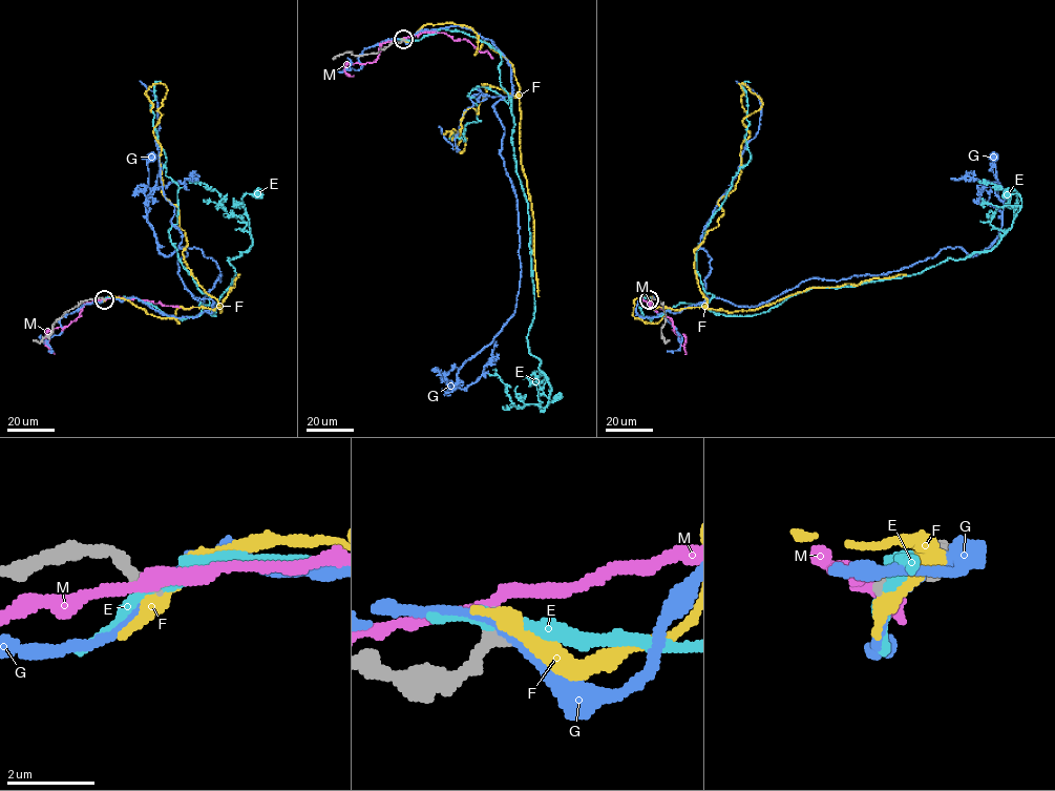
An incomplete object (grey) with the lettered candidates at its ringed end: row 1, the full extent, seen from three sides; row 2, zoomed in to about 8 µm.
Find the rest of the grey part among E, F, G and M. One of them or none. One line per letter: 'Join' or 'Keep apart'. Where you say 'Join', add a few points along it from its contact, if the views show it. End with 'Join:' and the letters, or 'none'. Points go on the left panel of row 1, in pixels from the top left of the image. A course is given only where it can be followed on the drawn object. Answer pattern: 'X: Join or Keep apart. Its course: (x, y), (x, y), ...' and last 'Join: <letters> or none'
E: Keep apart
F: Keep apart
G: Keep apart
M: Keep apart
Join: none

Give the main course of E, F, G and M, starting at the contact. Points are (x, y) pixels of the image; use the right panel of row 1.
E: (649, 299), (649, 318), (681, 303), (743, 316), (922, 273), (996, 245), (1021, 205), (1007, 193)
F: (649, 299), (635, 317), (705, 304), (694, 250), (762, 105), (743, 83), (746, 111)
G: (650, 299), (640, 317), (757, 307), (810, 278), (974, 256), (1001, 227), (992, 159)
M: (649, 299), (658, 313), (672, 320), (682, 346), (686, 342), (682, 334)

